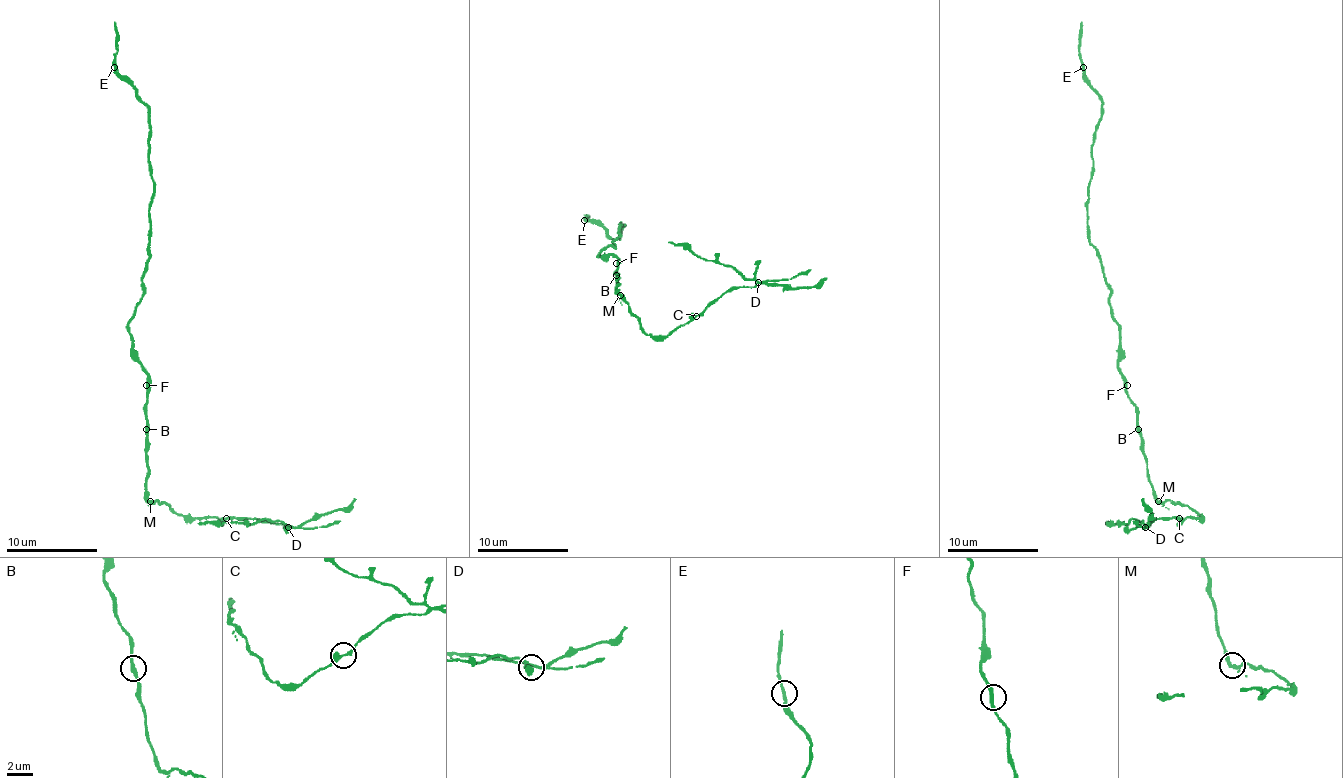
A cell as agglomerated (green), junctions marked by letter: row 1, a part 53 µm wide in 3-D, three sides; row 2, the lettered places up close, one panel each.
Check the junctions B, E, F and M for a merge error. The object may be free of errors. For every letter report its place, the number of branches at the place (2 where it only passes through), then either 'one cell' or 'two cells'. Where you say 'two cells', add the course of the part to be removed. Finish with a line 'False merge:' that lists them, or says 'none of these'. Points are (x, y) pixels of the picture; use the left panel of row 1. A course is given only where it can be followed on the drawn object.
B: place (146, 429); branches 2; one cell
E: place (114, 67); branches 2; one cell
F: place (146, 385); branches 2; one cell
M: place (150, 501); branches 3; two cells; course (150, 502), (157, 500), (182, 516), (253, 518), (286, 525), (263, 518), (258, 523), (198, 525)
False merge: M

